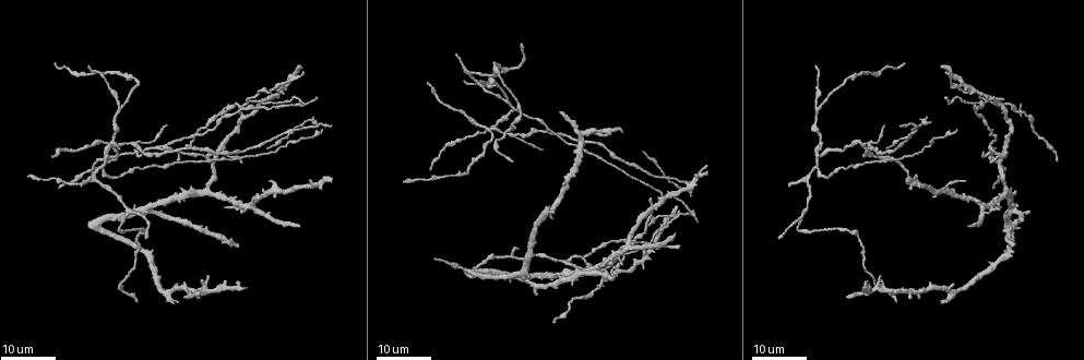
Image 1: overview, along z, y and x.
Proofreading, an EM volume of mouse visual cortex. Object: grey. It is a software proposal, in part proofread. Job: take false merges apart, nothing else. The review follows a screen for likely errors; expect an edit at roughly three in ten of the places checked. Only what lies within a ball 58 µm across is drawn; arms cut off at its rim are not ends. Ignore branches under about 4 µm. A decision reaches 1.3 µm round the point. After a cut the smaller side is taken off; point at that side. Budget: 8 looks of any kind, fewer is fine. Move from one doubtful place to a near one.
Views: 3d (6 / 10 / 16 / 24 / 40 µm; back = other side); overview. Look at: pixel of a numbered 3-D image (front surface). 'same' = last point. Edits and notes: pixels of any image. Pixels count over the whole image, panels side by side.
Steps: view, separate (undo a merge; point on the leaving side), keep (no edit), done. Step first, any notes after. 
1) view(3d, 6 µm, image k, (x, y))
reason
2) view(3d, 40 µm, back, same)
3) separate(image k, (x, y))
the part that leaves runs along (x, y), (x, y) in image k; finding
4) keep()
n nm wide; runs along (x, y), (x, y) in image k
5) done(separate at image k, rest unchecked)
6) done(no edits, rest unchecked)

view(3d, 24 µm, image 1, (869, 142))
branch point

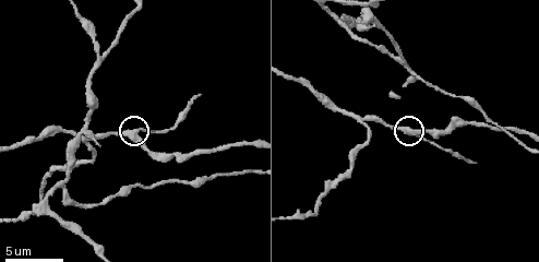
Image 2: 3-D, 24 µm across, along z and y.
view(3d, 6 µm, image 2, (405, 131))

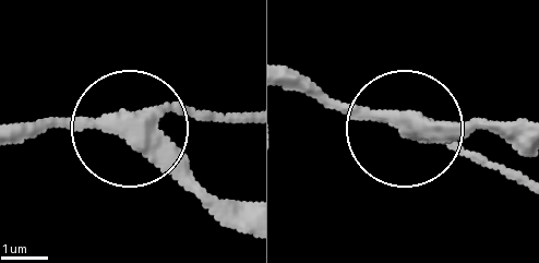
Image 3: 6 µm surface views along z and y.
keep()
runs along (248, 211), (201, 199), (138, 132), (177, 117), (248, 117) in image 3; all the same cell

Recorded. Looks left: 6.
view(3d, 16 µm, image 2, (97, 58))
arms part here

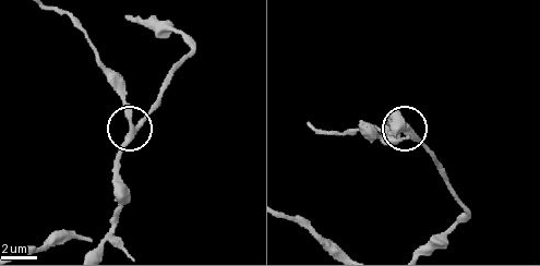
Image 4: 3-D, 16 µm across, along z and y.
keep()
side arm 10 µm; runs along (95, 248), (112, 225), (117, 155), (130, 124), (117, 82) in image 4; one cell here

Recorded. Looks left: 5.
view(3d, 16 µm, image 1, (165, 144))
side arm on a straight run

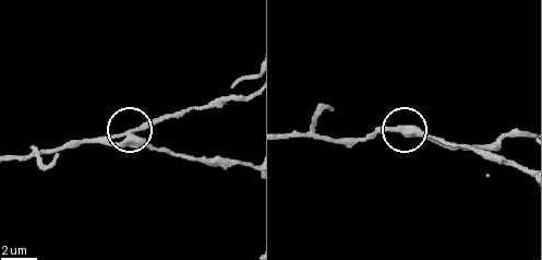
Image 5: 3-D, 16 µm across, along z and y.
view(3d, 10 µm, image 5, (134, 130))

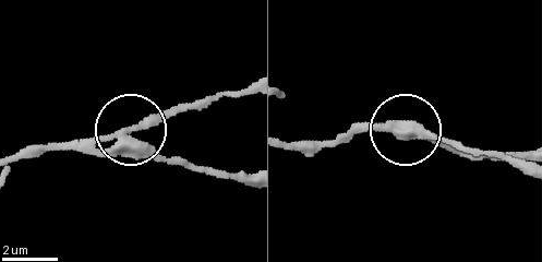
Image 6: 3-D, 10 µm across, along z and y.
keep()
3 arms; all the same cell

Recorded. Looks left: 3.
view(3d, 16 µm, image 1, (1006, 153))

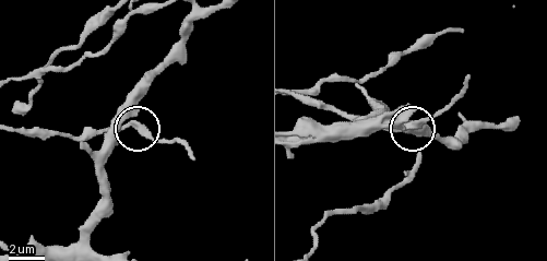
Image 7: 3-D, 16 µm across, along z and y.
view(3d, 10 µm, image 7, (132, 126))
zoom in

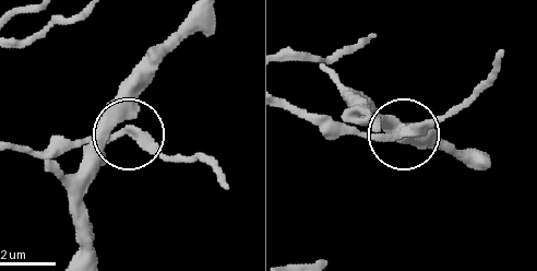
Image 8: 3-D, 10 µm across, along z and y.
keep()
380 nm wide; runs along (486, 153), (455, 153), (410, 132), (427, 130), (453, 106) in image 8; all the same cell

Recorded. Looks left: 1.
done(no edits, rest unchecked)

